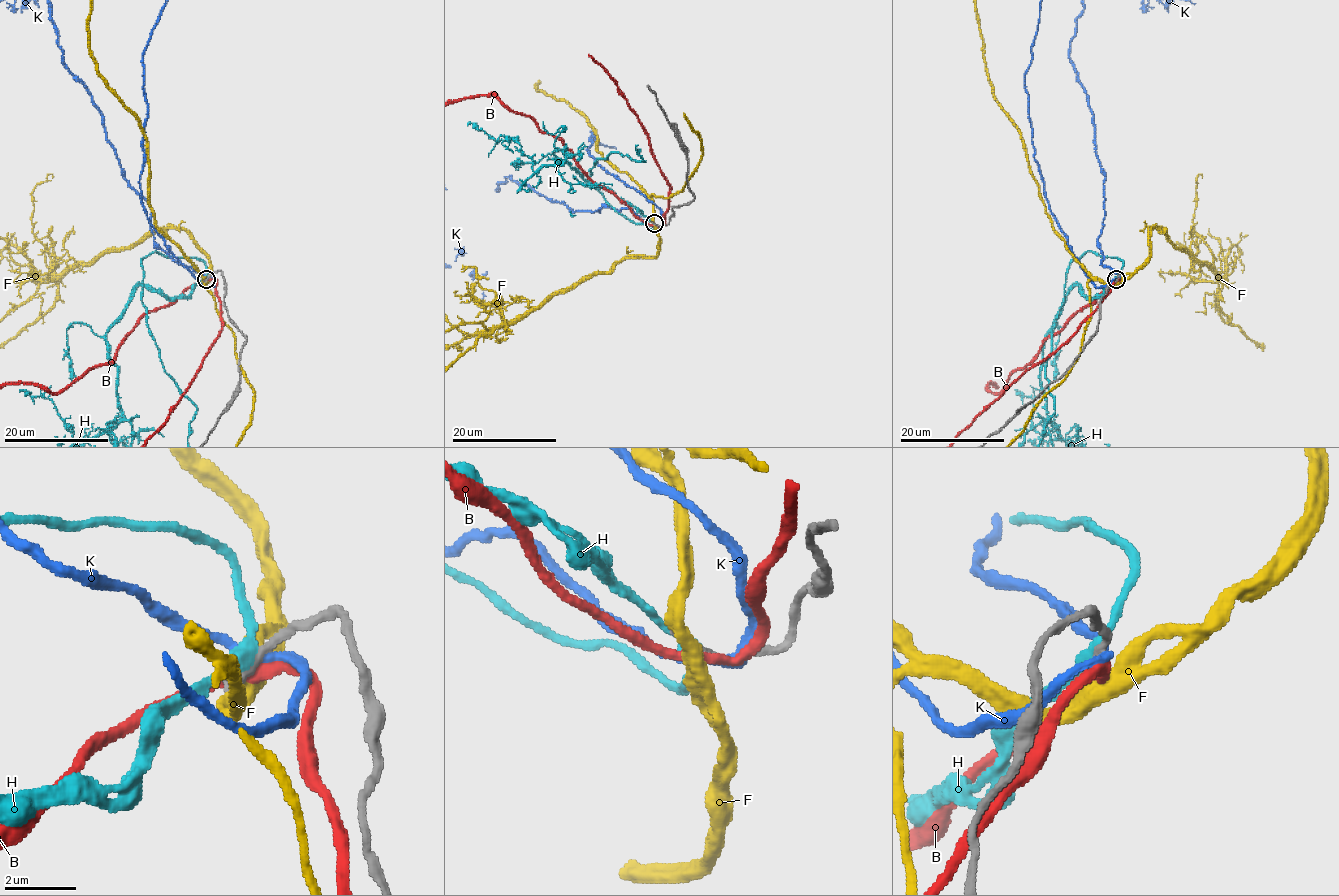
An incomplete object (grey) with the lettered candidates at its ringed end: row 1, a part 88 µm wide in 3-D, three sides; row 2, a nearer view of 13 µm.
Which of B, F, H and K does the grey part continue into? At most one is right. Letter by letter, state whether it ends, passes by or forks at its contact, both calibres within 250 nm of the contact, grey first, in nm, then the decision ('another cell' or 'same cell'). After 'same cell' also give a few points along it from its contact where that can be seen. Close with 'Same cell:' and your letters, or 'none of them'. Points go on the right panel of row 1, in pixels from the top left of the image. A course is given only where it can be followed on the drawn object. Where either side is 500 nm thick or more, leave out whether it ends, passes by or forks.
B: it passes by | 320/320 nm | another cell
F: it passes by | 280/440 nm | another cell
H: it passes by | 320/360 nm | same cell
K: it passes by | 200/280 nm | another cell
Same cell: H

